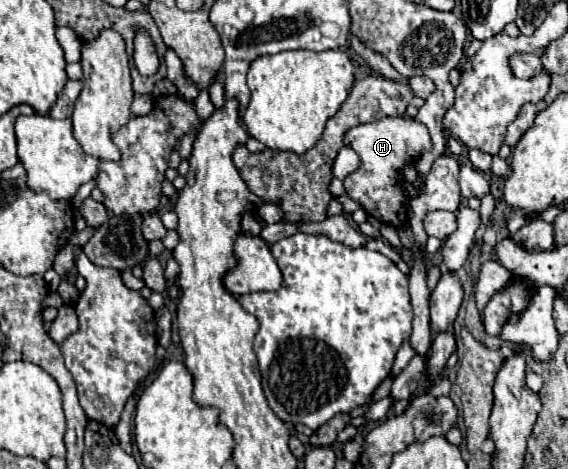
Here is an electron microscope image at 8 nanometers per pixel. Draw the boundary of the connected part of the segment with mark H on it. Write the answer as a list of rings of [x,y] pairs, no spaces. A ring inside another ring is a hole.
[[[384,117],[366,125],[356,125],[344,135],[344,145],[352,147],[360,157],[360,167],[344,179],[346,195],[362,205],[362,209],[392,227],[402,227],[408,217],[406,203],[410,197],[404,191],[404,167],[414,163],[422,153],[430,151],[432,139],[422,123],[412,117]]]

